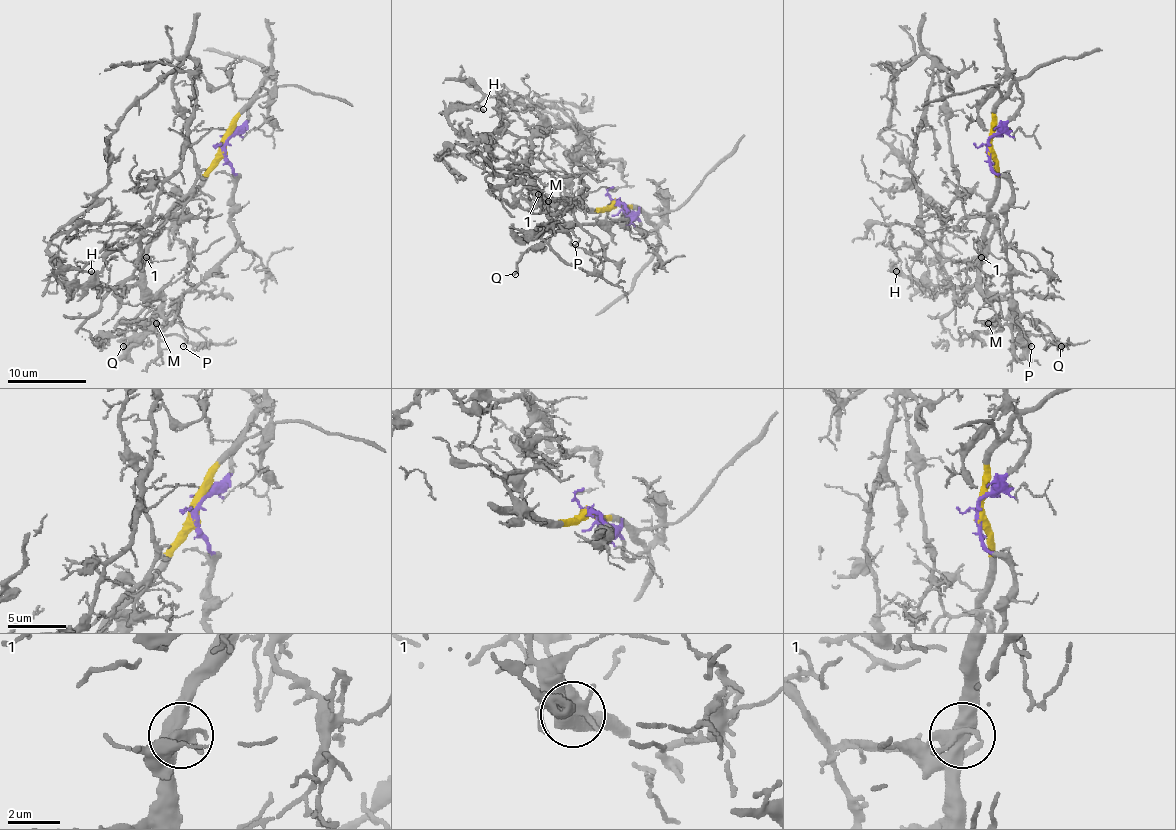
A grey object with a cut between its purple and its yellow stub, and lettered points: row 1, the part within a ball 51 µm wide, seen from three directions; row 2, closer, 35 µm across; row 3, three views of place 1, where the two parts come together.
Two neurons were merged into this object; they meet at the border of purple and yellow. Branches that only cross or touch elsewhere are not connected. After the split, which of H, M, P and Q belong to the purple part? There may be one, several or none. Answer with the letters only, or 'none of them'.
P, Q

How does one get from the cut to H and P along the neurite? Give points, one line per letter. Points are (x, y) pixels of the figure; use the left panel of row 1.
H: (224, 146), (224, 156), (148, 248), (140, 276), (130, 286), (69, 286), (56, 274), (91, 272)
P: (224, 144), (234, 174), (230, 227), (238, 243), (175, 309), (187, 337), (183, 346)

